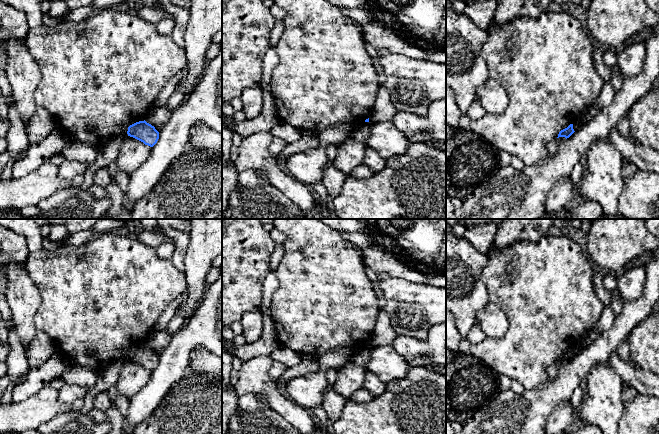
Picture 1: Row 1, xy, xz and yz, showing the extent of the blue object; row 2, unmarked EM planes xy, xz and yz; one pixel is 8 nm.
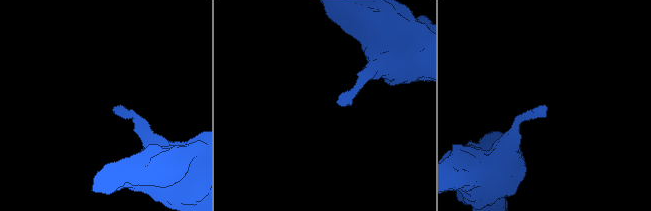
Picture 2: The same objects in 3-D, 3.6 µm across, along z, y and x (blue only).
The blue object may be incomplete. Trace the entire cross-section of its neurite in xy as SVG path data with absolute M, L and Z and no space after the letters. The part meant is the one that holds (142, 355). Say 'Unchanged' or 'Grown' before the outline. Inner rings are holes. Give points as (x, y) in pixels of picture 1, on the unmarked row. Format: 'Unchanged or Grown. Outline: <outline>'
Unchanged. Outline: M145 344L130 349L127 358L150 371L153 371L159 363L159 356Z

